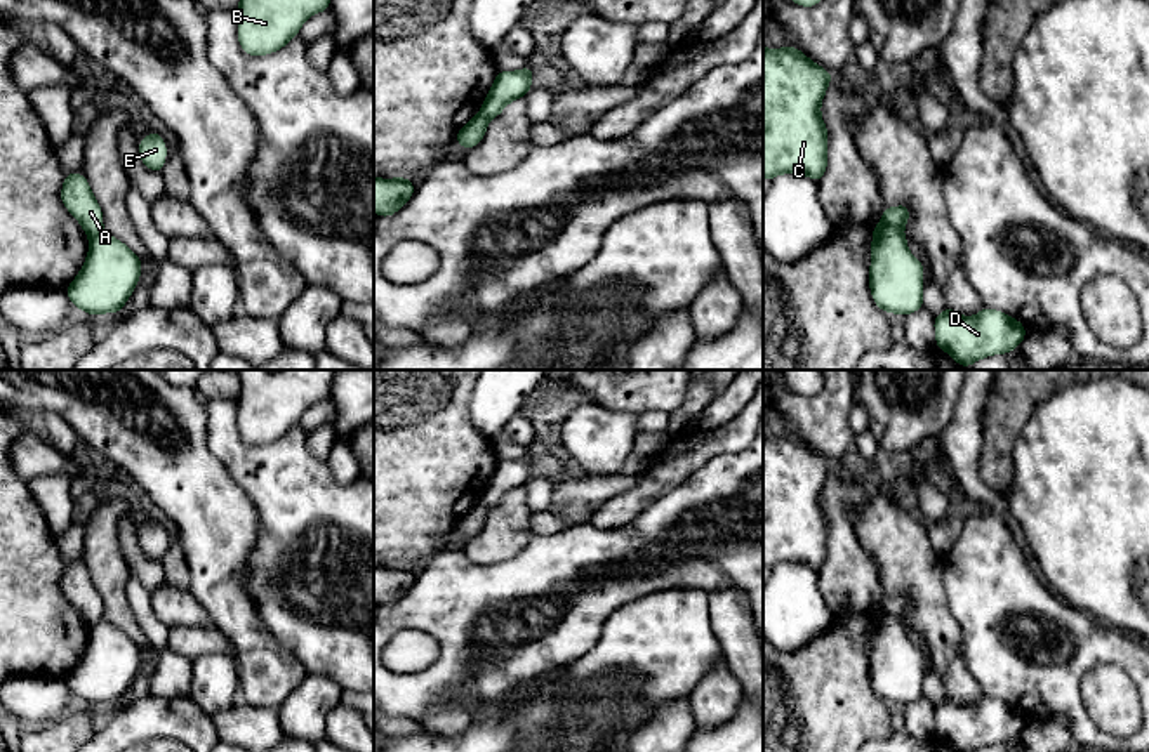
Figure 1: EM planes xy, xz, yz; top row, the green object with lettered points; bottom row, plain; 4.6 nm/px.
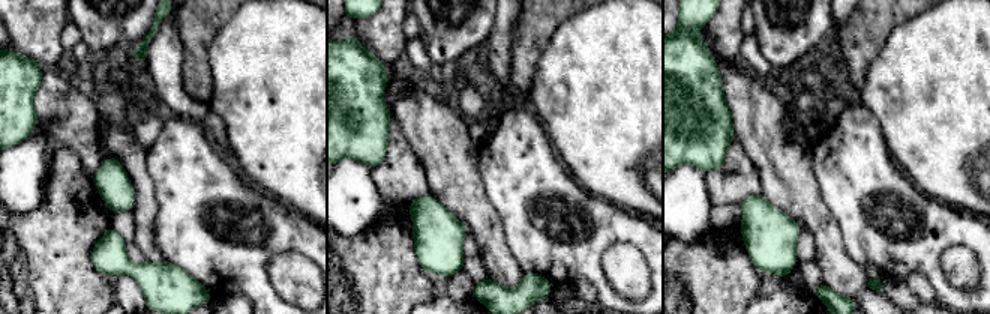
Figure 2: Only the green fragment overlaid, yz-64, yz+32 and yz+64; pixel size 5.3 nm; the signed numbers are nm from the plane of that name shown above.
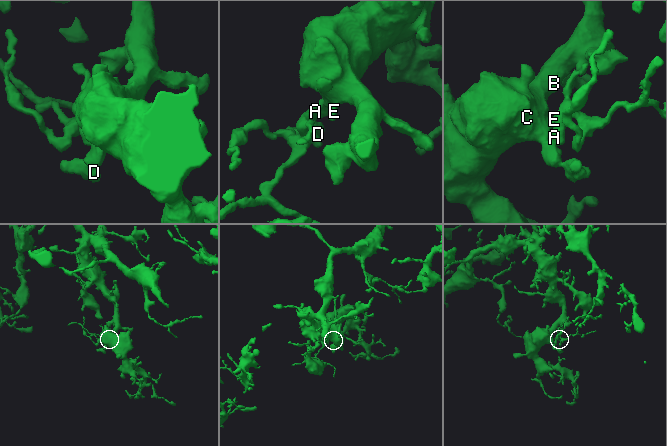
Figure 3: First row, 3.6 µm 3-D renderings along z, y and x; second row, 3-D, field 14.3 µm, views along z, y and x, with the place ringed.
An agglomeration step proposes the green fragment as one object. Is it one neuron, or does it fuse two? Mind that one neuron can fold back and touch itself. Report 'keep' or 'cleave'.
cleave

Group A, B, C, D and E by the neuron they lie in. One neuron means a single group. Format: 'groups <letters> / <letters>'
groups A / B C D E

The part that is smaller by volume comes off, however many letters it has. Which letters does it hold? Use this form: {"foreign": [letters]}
{"foreign": ["A"]}

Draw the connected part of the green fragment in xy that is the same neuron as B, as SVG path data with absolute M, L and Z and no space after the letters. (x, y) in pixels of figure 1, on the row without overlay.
M238 370L238 431L249 445L283 438L308 406L325 401L335 370Z

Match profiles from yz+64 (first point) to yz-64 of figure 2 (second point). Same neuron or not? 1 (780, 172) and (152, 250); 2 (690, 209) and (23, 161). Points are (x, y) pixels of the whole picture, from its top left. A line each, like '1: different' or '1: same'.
1: same
2: same

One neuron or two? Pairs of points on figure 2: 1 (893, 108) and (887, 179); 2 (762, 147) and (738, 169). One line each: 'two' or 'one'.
1: two
2: two

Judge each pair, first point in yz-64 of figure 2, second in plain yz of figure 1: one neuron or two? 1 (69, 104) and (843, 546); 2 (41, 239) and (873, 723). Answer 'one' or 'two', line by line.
1: one
2: one

